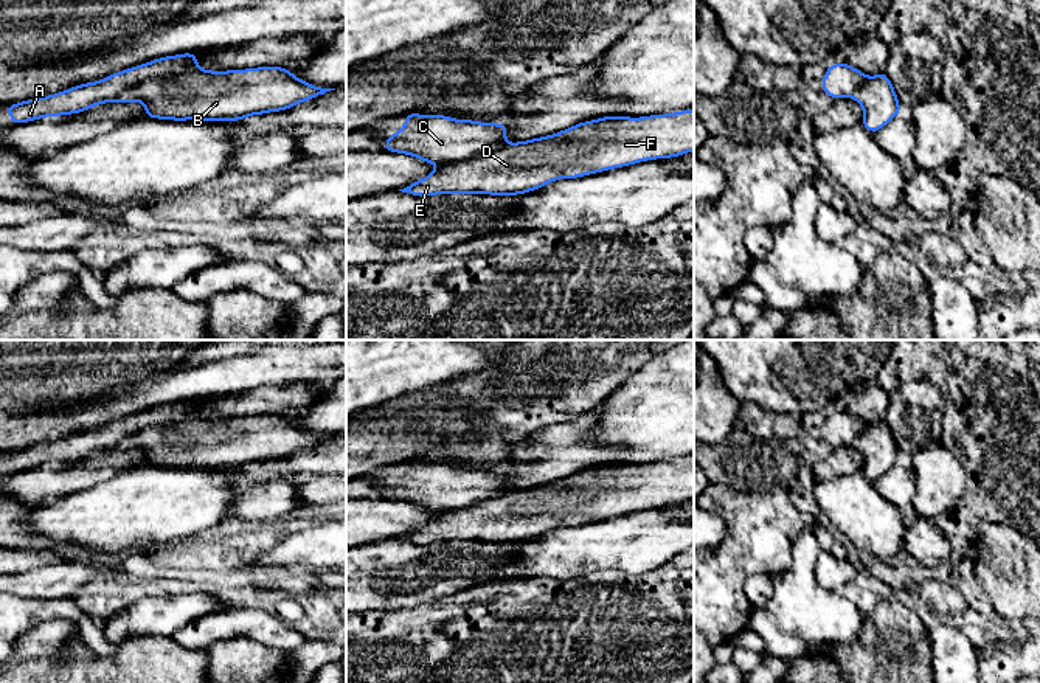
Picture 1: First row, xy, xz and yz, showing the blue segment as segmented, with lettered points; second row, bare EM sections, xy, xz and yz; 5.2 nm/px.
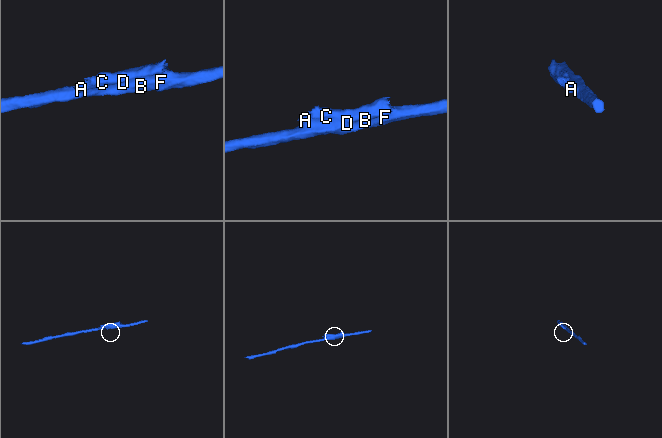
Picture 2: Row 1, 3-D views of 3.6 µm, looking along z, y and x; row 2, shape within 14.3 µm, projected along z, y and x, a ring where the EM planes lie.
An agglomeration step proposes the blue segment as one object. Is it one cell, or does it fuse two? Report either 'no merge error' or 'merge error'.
merge error

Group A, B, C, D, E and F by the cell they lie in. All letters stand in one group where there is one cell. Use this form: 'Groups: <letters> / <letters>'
Groups: A C / B D E F

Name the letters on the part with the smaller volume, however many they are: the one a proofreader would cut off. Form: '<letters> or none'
A, C

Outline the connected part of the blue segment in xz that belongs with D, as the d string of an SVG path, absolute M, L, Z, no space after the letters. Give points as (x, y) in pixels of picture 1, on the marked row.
M694 110L640 118L602 116L548 137L441 163L425 179L399 191L416 197L470 192L518 196L559 179L585 177L692 151Z

